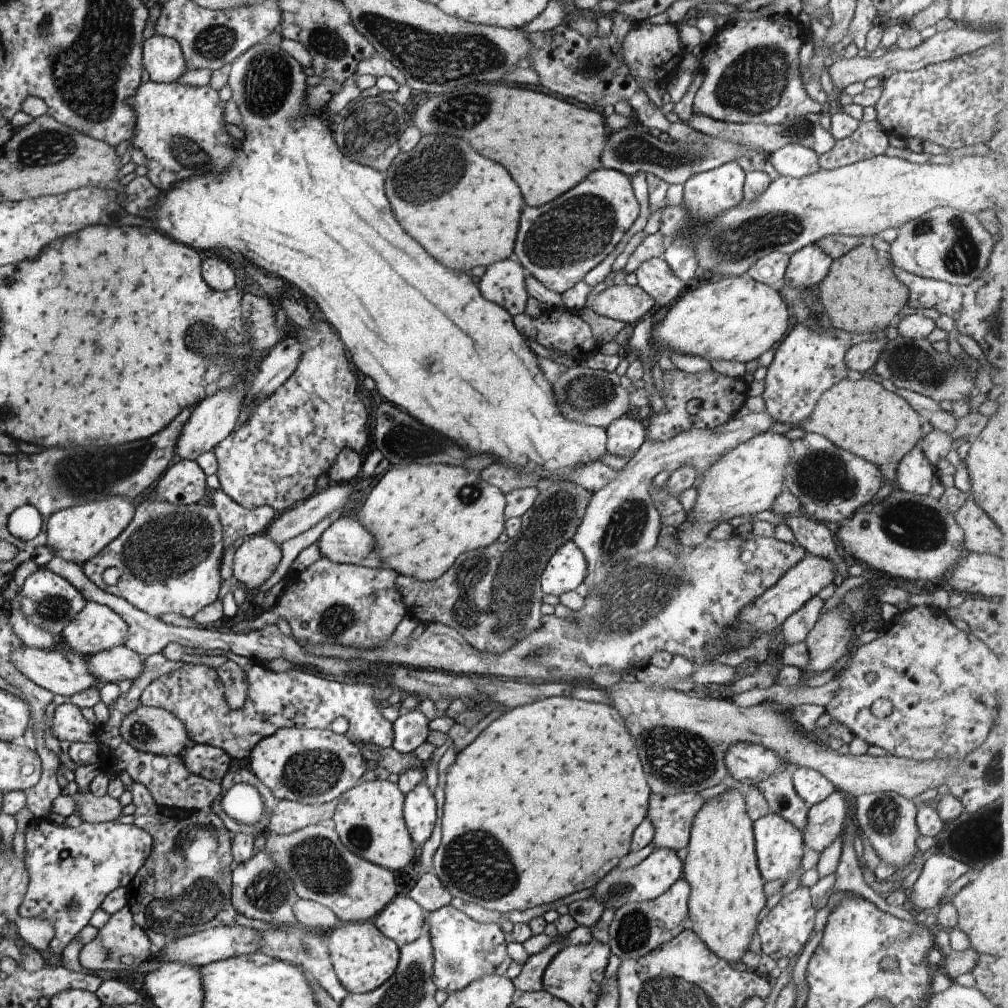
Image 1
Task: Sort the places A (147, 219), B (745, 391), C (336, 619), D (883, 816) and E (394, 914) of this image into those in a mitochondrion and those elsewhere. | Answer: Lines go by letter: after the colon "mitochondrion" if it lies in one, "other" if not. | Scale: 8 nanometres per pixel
A: other
B: other
C: mitochondrion
D: mitochondrion
E: other

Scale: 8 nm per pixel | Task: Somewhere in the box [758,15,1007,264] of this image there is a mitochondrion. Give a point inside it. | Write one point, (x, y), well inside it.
(800, 129)

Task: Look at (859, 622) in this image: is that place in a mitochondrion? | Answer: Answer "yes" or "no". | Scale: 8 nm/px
no

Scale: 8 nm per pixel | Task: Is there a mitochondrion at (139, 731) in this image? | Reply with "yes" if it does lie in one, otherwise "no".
yes

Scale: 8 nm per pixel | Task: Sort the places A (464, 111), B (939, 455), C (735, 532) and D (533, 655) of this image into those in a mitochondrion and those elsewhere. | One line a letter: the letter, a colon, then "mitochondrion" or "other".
A: mitochondrion
B: other
C: other
D: mitochondrion

